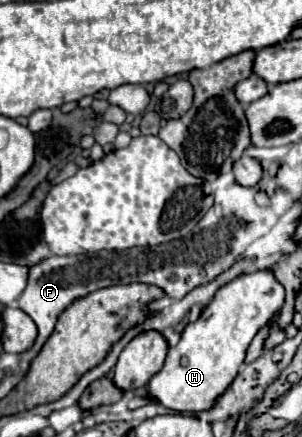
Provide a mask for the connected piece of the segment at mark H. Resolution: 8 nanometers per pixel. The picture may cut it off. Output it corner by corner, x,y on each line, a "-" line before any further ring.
270,269
244,273
216,291
200,317
186,325
180,341
170,347
164,367
150,379
146,397
180,413
206,411
232,383
254,335
284,303
284,287

